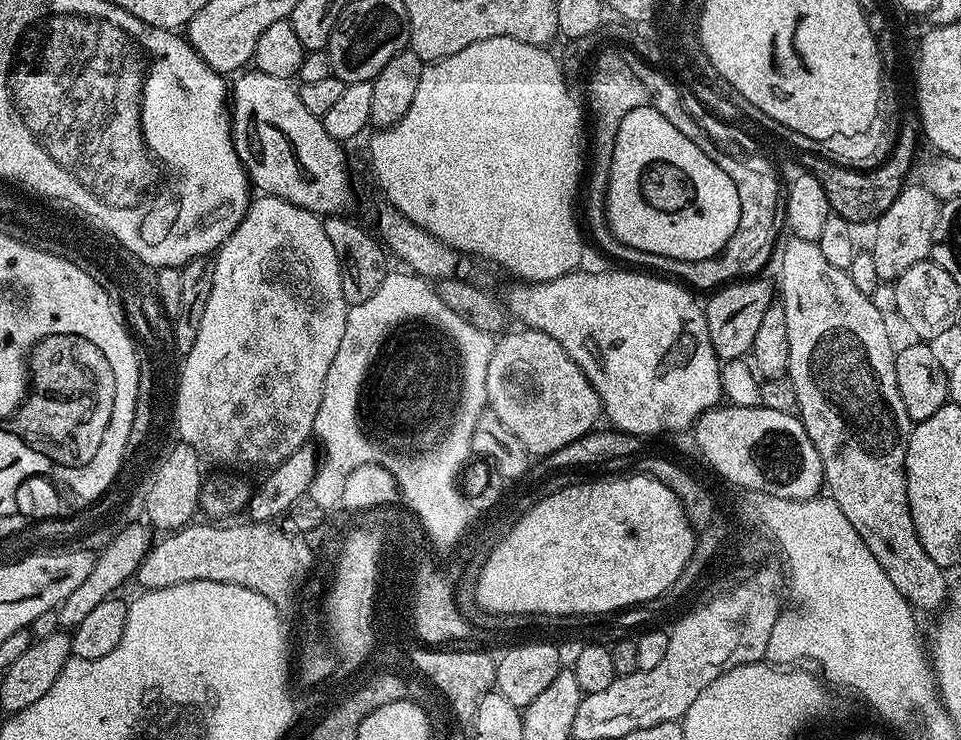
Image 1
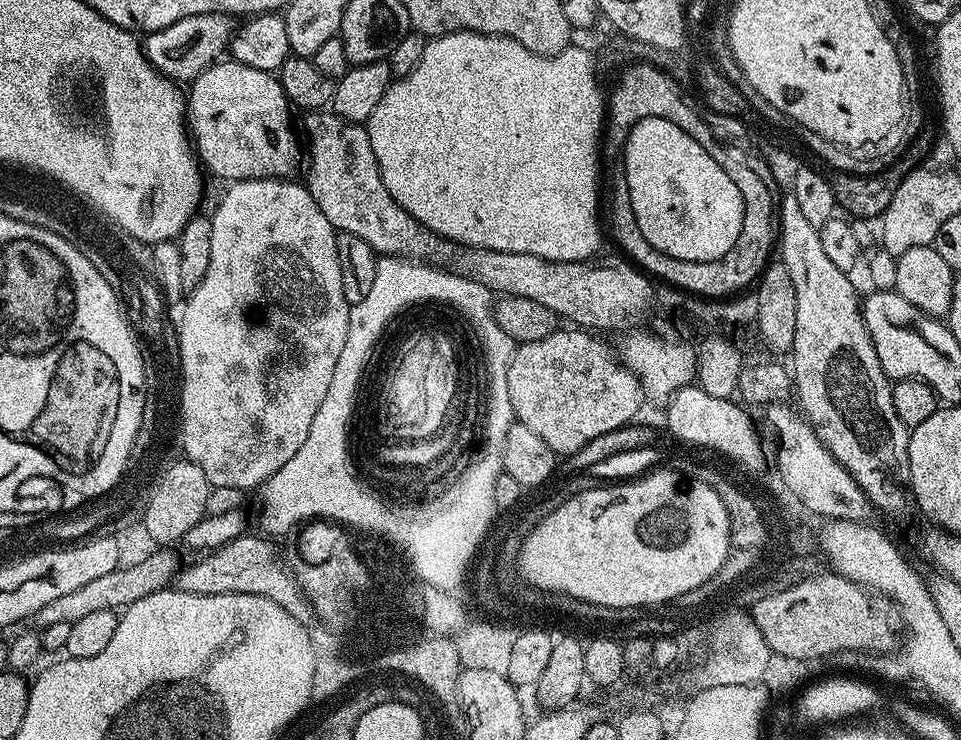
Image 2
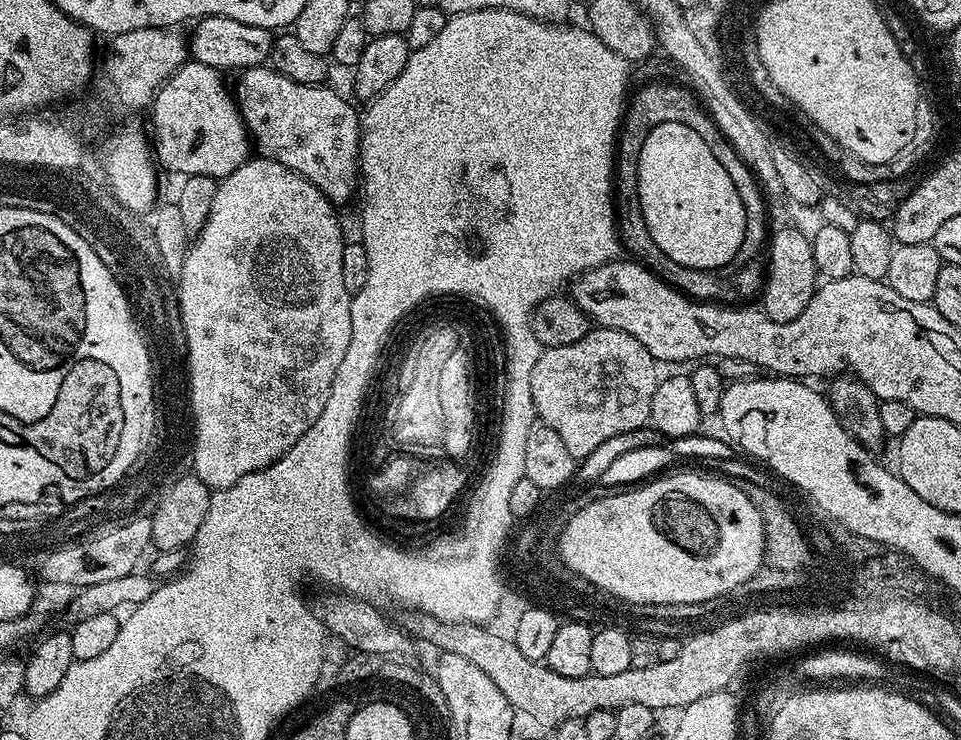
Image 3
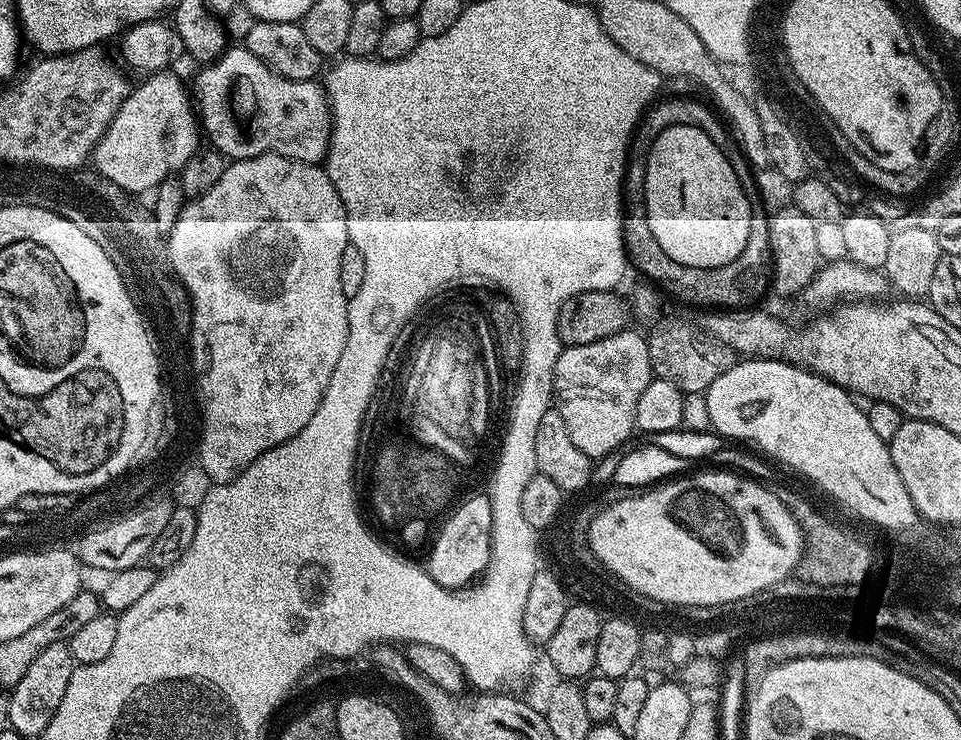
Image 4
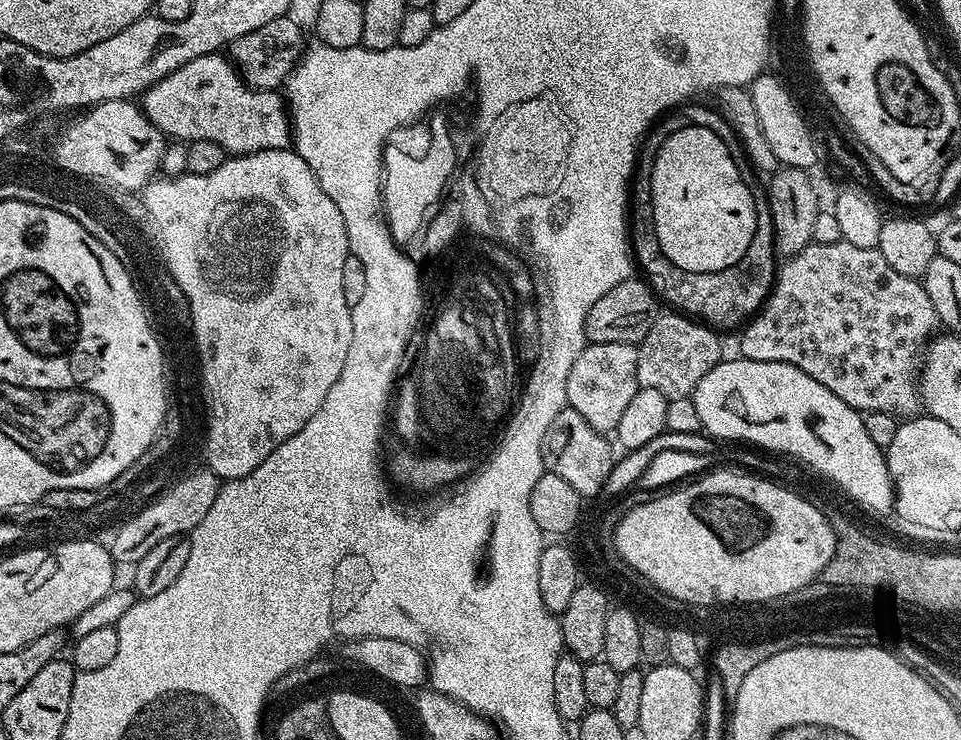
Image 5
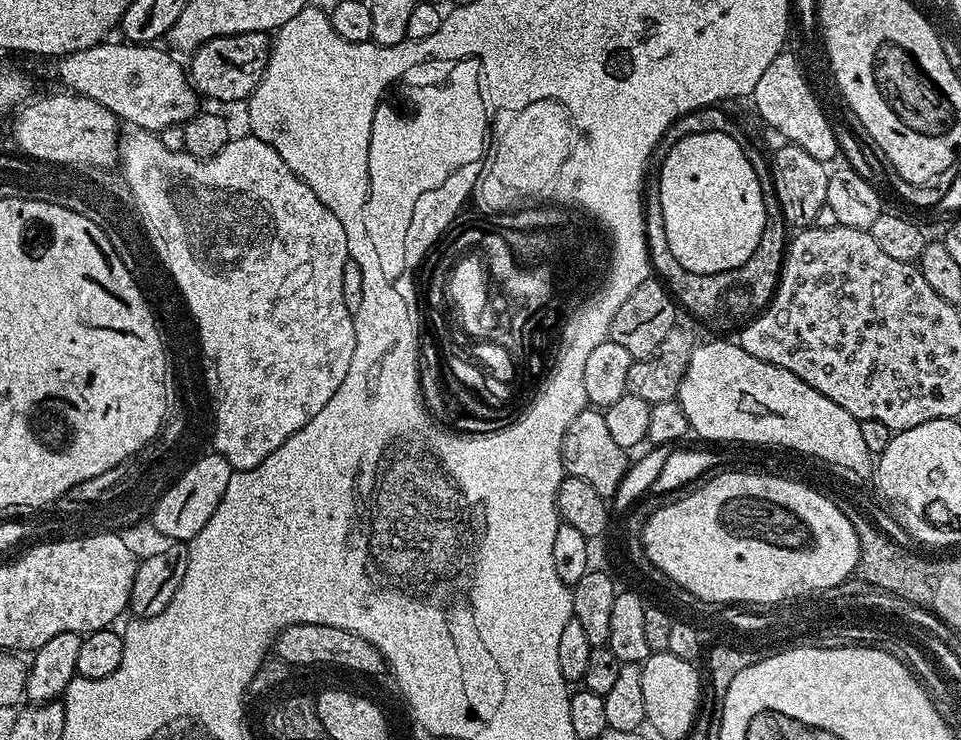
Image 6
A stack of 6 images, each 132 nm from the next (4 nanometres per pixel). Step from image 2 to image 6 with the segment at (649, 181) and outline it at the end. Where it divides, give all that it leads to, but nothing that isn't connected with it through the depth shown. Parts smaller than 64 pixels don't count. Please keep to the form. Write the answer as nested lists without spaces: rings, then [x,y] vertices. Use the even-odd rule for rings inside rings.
[[[703,132],[702,134],[690,134],[664,153],[663,160],[659,161],[658,179],[660,181],[660,201],[662,202],[662,222],[666,226],[666,242],[670,242],[670,254],[678,258],[678,263],[686,270],[690,270],[699,276],[713,276],[726,270],[734,270],[742,266],[758,250],[758,242],[762,238],[762,230],[766,226],[766,202],[762,202],[762,186],[758,186],[758,174],[754,174],[754,166],[750,166],[747,147],[735,136],[725,132]]]

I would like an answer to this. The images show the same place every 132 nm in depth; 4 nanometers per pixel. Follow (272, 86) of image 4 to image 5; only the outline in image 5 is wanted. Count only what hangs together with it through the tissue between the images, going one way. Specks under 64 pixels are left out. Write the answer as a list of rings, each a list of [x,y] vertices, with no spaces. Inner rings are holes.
[[[220,52],[194,58],[194,62],[186,62],[186,66],[151,84],[142,93],[142,107],[146,118],[165,137],[180,142],[218,142],[232,156],[290,144],[290,113],[285,97],[276,90],[250,87],[231,59]]]

